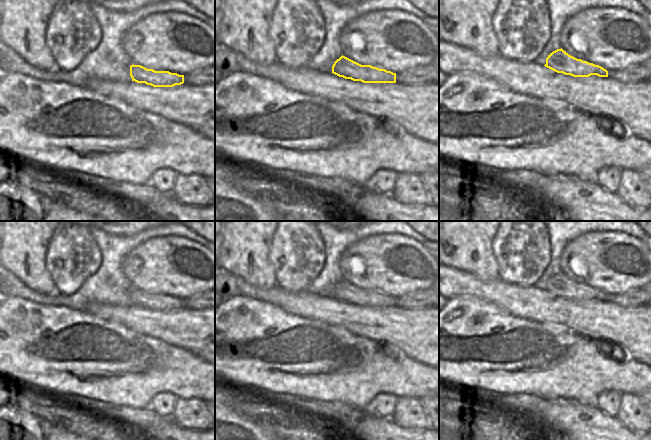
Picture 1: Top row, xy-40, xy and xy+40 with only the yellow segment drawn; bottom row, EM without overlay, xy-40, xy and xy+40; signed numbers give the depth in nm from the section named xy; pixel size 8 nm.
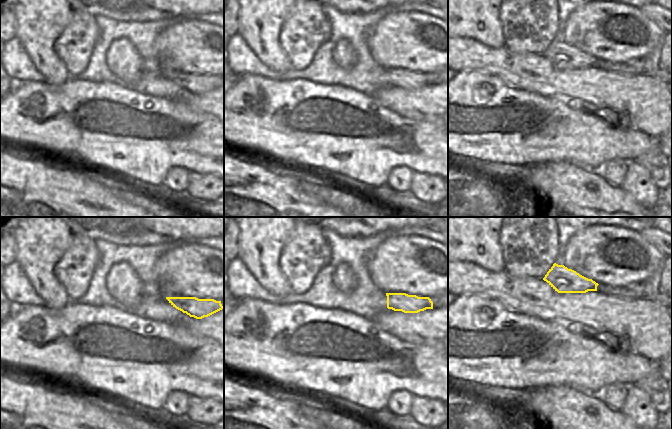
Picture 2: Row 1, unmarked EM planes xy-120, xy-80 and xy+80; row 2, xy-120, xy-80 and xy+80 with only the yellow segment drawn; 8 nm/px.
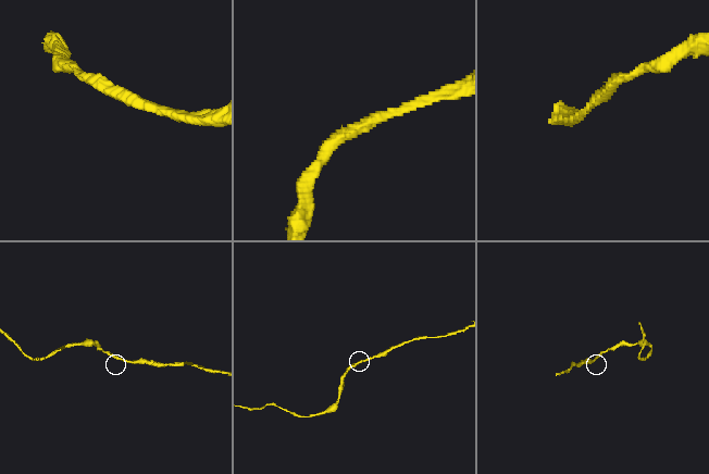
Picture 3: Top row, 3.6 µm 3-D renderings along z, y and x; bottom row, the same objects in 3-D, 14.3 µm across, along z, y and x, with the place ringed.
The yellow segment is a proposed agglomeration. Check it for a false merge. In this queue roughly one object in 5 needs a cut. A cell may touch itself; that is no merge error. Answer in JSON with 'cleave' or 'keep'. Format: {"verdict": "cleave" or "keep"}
{"verdict": "keep"}

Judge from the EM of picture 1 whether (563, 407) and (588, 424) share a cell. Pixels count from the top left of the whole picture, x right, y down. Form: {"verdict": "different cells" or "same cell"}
{"verdict": "same cell"}

